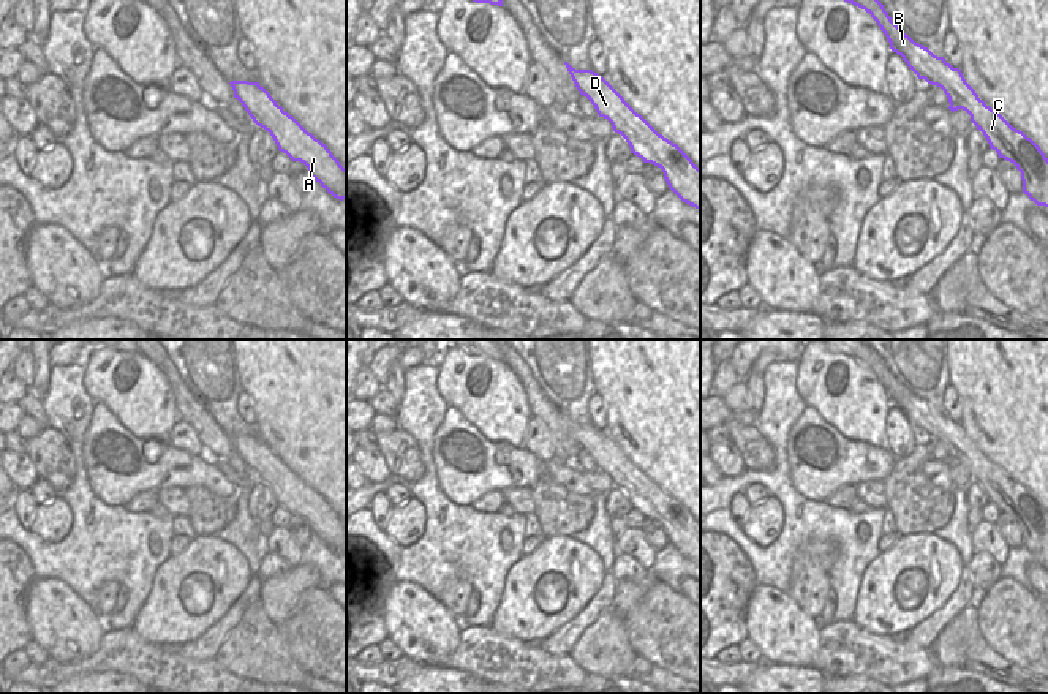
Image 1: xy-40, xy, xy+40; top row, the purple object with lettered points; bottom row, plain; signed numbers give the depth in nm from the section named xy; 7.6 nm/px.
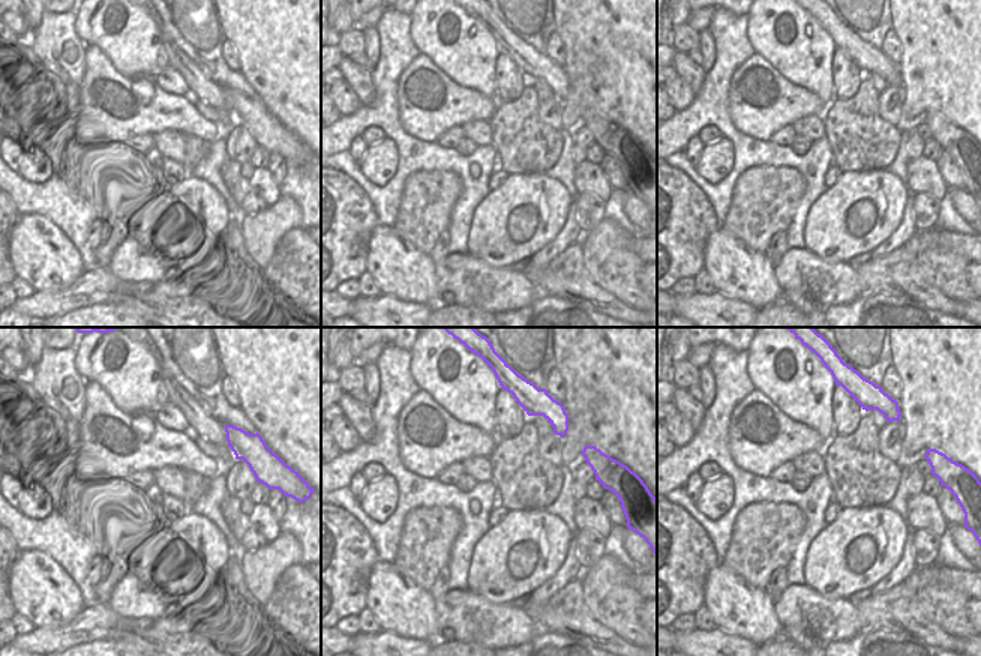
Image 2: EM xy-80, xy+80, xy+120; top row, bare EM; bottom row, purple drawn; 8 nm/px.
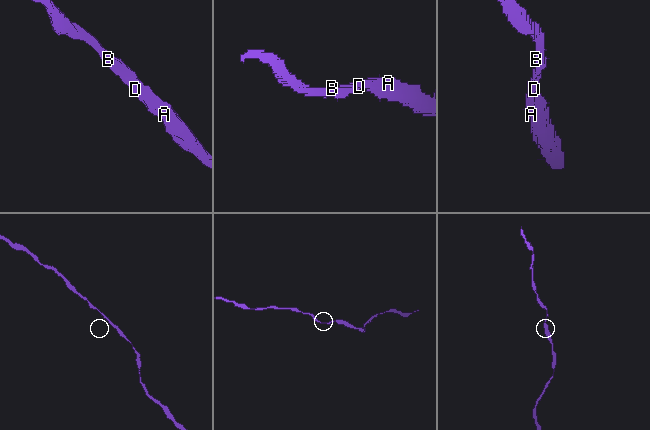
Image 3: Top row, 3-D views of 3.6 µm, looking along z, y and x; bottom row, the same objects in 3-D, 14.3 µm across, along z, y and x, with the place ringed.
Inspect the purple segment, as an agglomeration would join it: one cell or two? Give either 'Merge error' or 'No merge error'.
No merge error.

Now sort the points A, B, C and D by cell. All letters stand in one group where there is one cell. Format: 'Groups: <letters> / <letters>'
Groups: A B C D.

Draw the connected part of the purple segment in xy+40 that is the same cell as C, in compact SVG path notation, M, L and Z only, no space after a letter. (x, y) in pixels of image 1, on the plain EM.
M820 340L830 351L852 357L877 376L890 397L890 403L903 411L907 421L931 439L937 439L948 452L952 466L963 463L983 487L990 503L1016 520L1021 526L1023 547L1037 560L1048 561L1048 512L1023 485L1013 482L999 466L985 458L966 436L959 422L944 411L915 397L888 370L884 359L861 340Z

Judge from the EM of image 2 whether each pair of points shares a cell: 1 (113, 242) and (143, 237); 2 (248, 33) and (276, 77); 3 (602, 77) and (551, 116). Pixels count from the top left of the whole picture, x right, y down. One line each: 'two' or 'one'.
1: two
2: one
3: two

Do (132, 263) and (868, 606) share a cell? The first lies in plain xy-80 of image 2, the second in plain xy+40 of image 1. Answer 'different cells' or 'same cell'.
same cell

